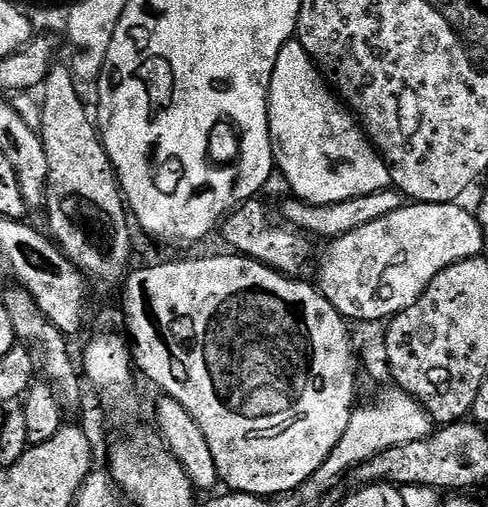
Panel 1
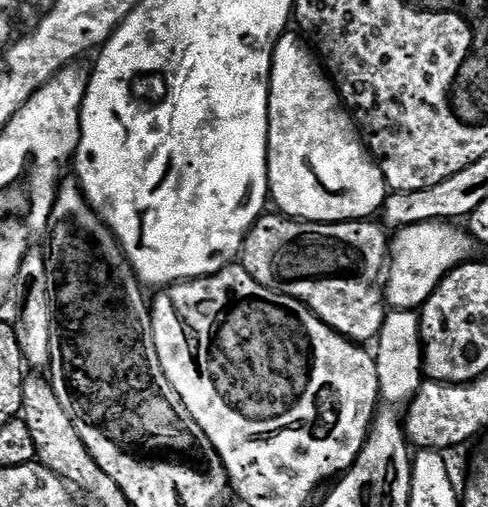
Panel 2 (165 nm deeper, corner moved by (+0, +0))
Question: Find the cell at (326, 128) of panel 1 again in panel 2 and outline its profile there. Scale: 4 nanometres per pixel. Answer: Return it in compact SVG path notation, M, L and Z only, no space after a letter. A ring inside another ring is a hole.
M285 31L277 40L272 55L272 77L268 79L268 191L271 203L276 203L283 215L306 222L333 224L375 217L383 209L384 199L390 191L386 178L376 164L375 156L368 151L353 113L341 100L317 53L303 35L293 32Z

